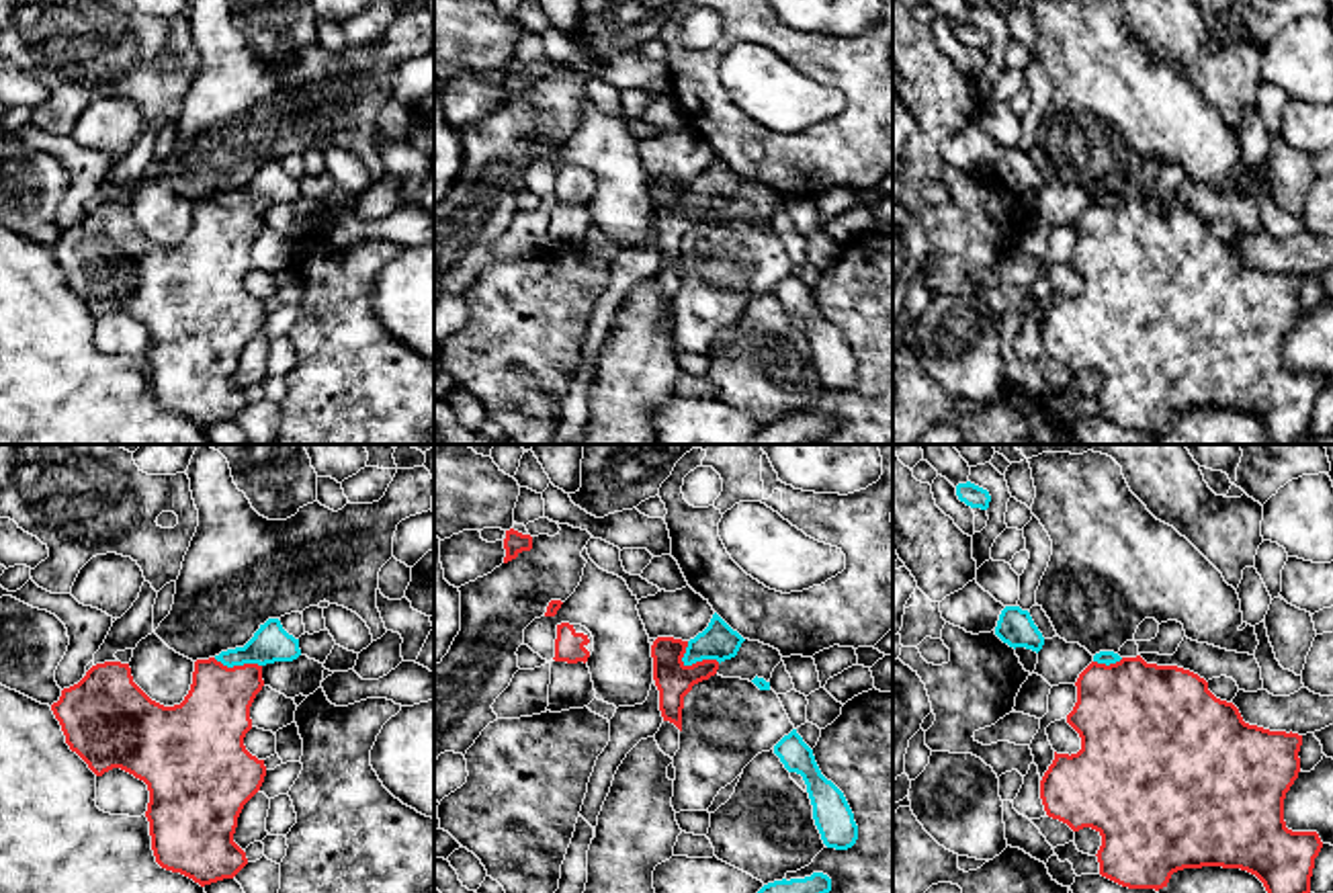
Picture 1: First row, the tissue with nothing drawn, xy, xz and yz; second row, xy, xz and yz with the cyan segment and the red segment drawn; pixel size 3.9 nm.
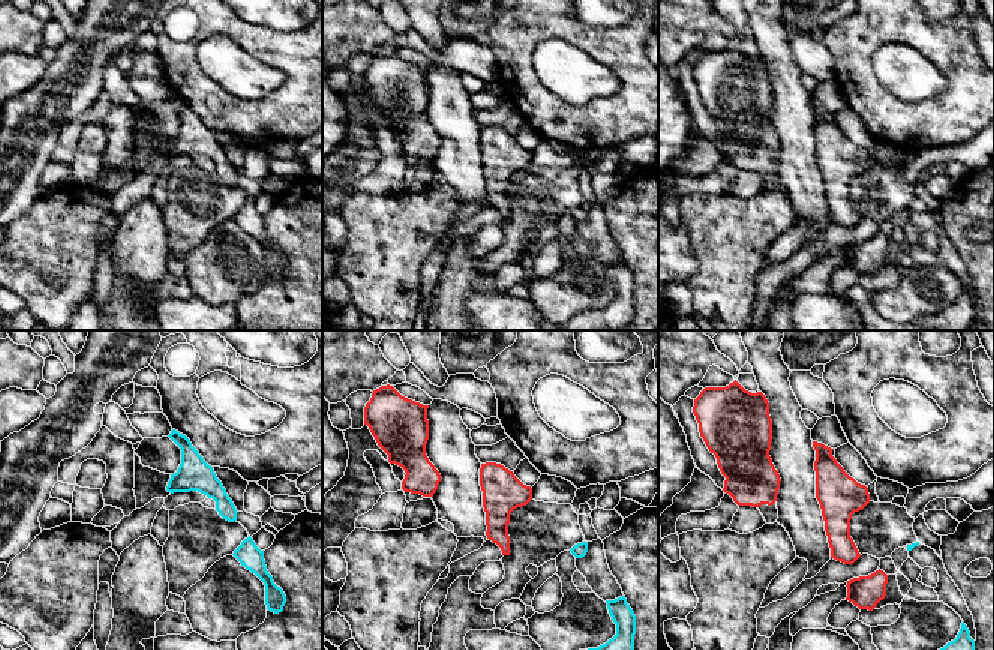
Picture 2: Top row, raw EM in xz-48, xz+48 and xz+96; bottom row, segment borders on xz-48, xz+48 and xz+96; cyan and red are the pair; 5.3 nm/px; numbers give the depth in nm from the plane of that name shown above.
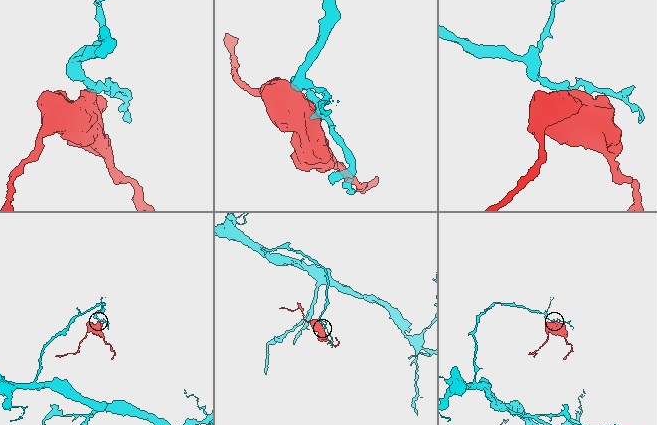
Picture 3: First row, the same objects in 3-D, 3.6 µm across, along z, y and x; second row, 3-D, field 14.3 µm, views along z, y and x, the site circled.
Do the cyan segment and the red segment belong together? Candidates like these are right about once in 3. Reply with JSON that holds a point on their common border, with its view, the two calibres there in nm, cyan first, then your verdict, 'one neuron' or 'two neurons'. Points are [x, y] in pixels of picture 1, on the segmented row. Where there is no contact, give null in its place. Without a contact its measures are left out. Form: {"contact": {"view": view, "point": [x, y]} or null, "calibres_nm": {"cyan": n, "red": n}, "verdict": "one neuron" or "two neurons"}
{"contact": {"view": "xz", "point": [701, 660]}, "calibres_nm": {"cyan": 150, "red": 150}, "verdict": "two neurons"}

